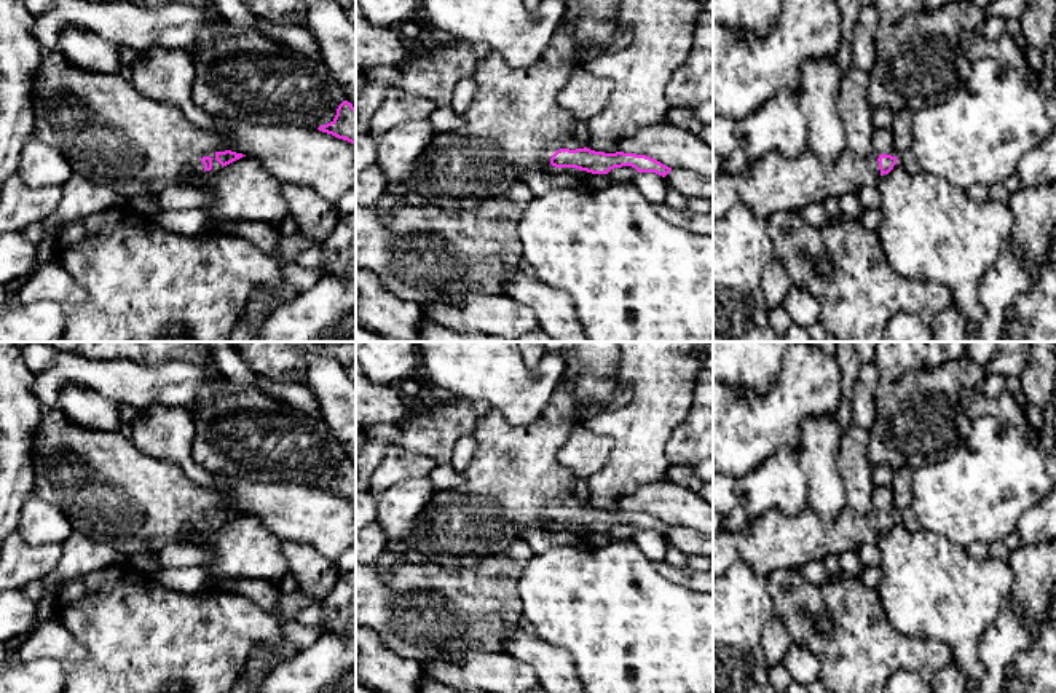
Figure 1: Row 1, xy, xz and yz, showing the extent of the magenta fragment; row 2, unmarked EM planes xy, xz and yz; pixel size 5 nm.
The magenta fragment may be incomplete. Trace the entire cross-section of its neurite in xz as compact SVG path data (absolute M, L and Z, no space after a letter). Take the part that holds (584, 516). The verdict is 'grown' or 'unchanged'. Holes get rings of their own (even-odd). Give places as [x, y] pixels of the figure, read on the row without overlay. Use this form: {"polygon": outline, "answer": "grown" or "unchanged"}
{"polygon": "M560 380L552 401L531 423L514 425L501 410L491 410L472 433L477 452L463 471L466 482L456 489L434 492L416 529L407 537L413 551L440 567L474 567L485 557L502 556L523 527L550 521L555 525L576 525L592 532L608 532L614 525L632 524L638 530L656 530L665 535L672 525L636 511L605 511L587 506L587 481L574 476L558 460L557 452L569 433L605 406L624 406L628 391L617 382L600 407L581 407L573 385Z", "answer": "grown"}

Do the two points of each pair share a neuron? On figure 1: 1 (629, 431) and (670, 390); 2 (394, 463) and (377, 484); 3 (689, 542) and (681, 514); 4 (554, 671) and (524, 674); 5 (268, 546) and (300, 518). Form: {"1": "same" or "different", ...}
{"1": "same", "2": "same", "3": "different", "4": "different", "5": "different"}

